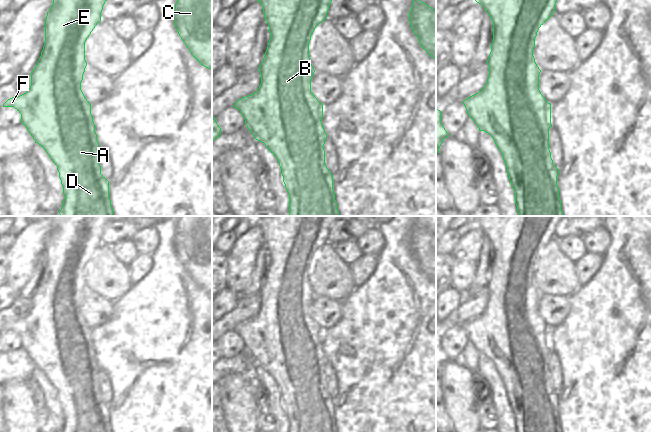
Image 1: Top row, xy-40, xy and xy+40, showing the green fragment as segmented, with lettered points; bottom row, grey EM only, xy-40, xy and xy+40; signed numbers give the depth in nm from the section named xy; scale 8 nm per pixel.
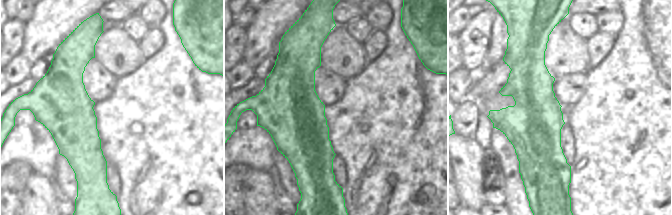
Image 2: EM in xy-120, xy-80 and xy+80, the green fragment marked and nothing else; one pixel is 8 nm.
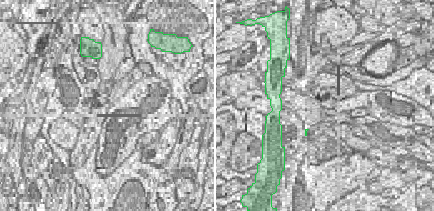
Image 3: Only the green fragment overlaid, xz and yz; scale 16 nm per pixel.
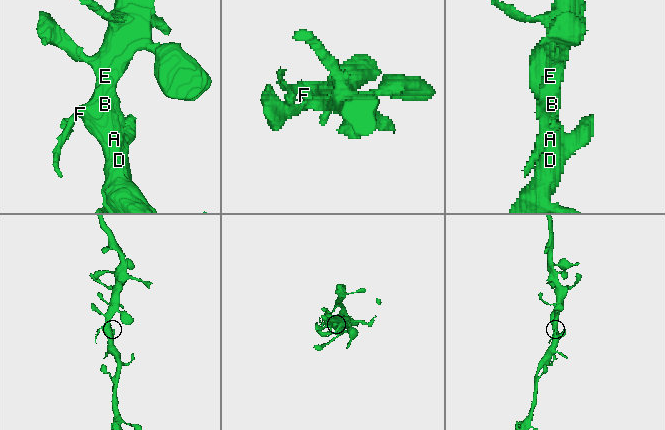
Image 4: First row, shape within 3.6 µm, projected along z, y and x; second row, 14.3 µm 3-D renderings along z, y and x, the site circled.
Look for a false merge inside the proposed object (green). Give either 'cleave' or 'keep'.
keep

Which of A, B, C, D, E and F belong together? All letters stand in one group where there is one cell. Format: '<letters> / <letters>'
A B C D E F

